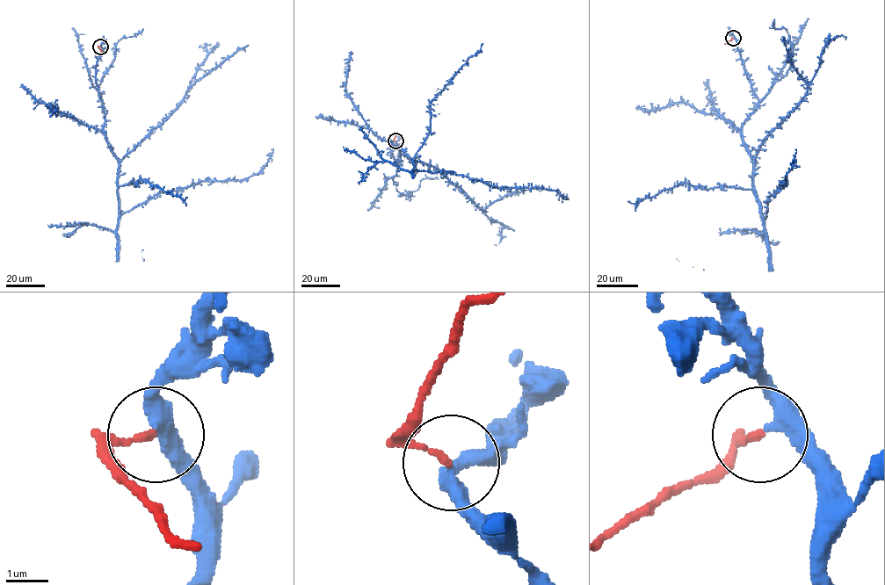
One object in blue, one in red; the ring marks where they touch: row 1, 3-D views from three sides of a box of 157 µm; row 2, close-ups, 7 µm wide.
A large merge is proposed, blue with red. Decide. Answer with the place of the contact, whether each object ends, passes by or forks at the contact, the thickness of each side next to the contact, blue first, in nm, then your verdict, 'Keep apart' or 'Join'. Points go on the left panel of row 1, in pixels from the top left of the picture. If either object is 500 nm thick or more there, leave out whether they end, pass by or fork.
Place: (100, 46). At the ring blue passes by. At the ring red ends. Thickness 360 nm (blue) against 140 nm. Keep apart

